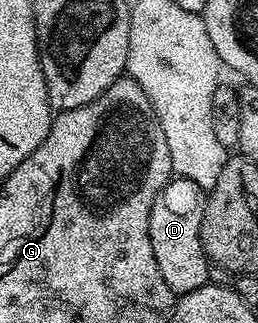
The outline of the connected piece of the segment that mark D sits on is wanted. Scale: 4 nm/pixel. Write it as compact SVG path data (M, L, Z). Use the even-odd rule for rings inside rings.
M175 176L158 192L156 203L152 203L152 255L156 255L156 267L160 267L164 283L168 283L168 287L175 295L196 291L211 280L212 265L200 239L206 198L207 194L192 179Z

